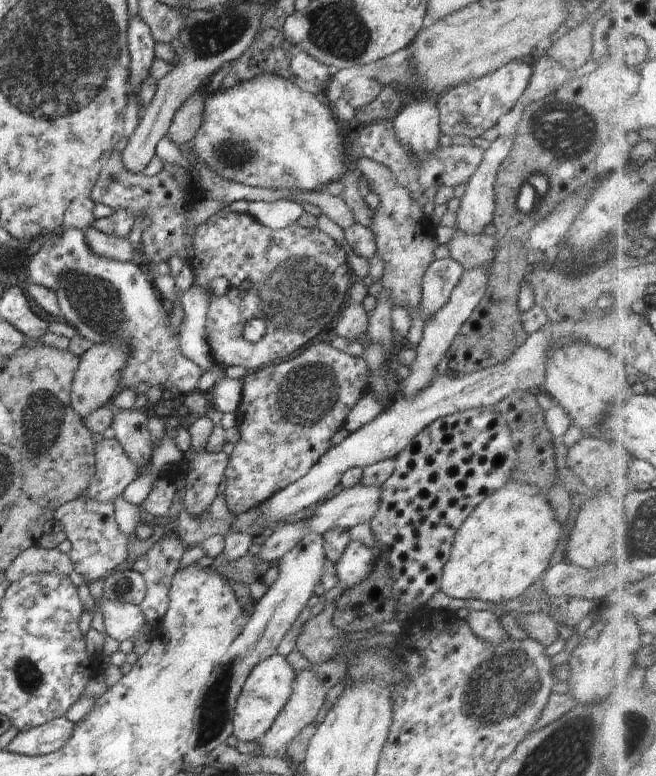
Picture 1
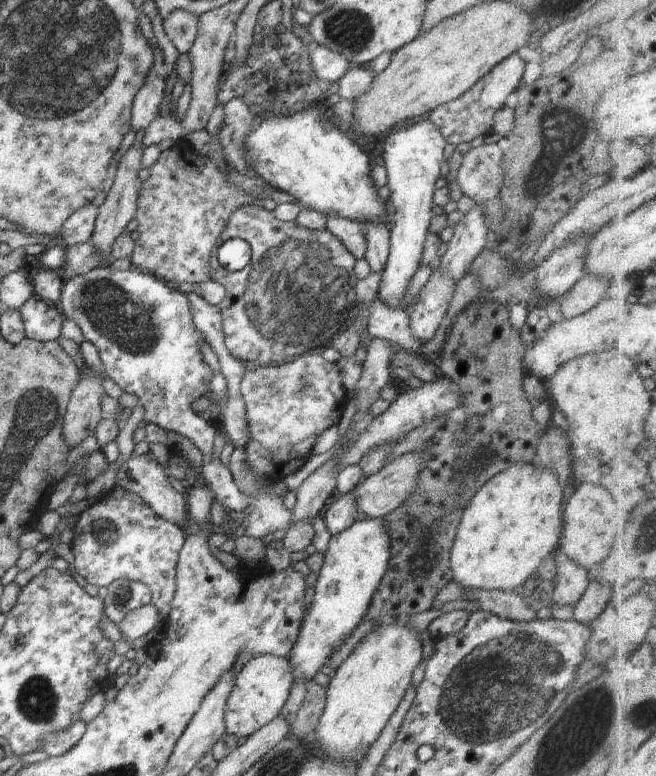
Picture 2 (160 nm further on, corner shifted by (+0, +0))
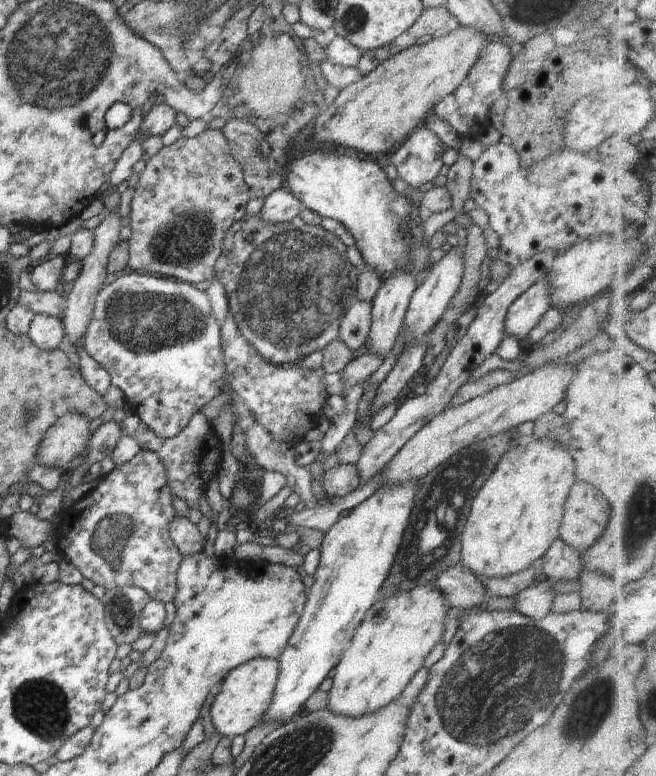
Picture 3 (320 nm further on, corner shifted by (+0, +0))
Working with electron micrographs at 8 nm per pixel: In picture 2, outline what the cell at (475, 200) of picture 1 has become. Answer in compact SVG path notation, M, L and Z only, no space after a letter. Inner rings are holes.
M479 204L466 213L453 228L447 251L440 257L439 270L458 282L469 272L473 260L488 243L489 228L485 223L485 209Z

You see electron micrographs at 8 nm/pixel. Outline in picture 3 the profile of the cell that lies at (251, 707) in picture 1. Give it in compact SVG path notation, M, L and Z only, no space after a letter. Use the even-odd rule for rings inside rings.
M253 658L232 669L220 686L220 693L211 704L210 718L215 730L230 738L246 734L248 730L260 724L261 718L271 703L279 675L279 660L271 658Z

